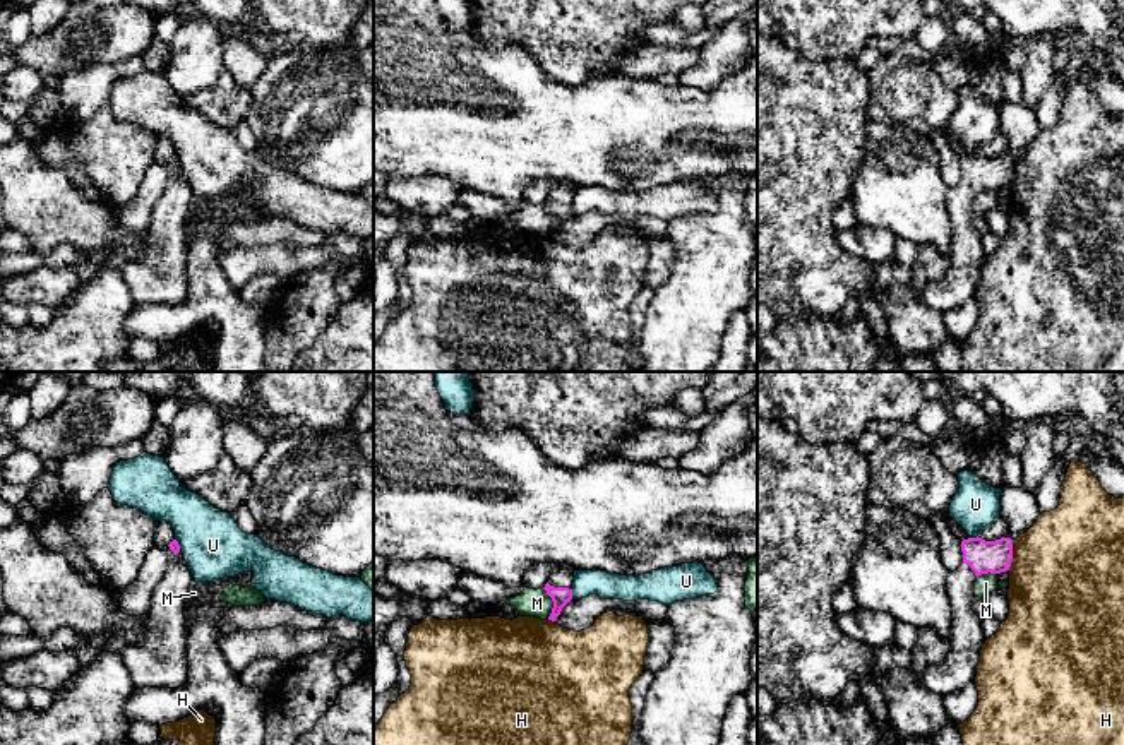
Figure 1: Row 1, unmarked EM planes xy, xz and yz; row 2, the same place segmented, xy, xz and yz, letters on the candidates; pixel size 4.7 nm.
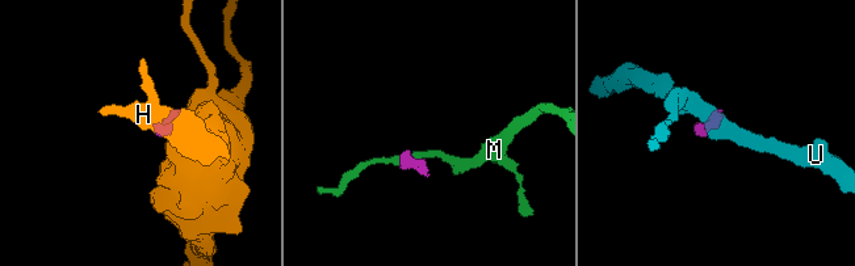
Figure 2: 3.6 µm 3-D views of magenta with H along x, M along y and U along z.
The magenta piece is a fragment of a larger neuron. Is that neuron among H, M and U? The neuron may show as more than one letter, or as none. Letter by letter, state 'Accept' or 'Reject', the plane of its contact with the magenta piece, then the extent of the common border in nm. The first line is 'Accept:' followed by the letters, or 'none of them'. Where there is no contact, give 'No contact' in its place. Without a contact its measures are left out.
Accept: none of them
H: Reject. Touches magenta in yz. Shared border 150 nm
M: Reject. Touches magenta in xz. Shared border 150 nm
U: Reject. Touches magenta in xz. Shared border 50 nm

